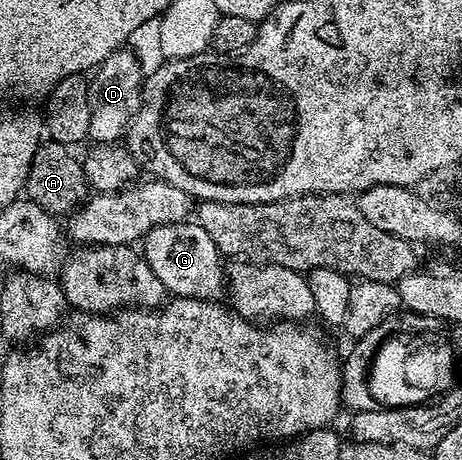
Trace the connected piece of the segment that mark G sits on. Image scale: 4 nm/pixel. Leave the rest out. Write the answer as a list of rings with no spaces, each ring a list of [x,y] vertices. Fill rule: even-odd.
[[[196,221],[169,223],[152,229],[143,238],[141,254],[172,296],[216,300],[225,289],[227,275],[211,235]]]

